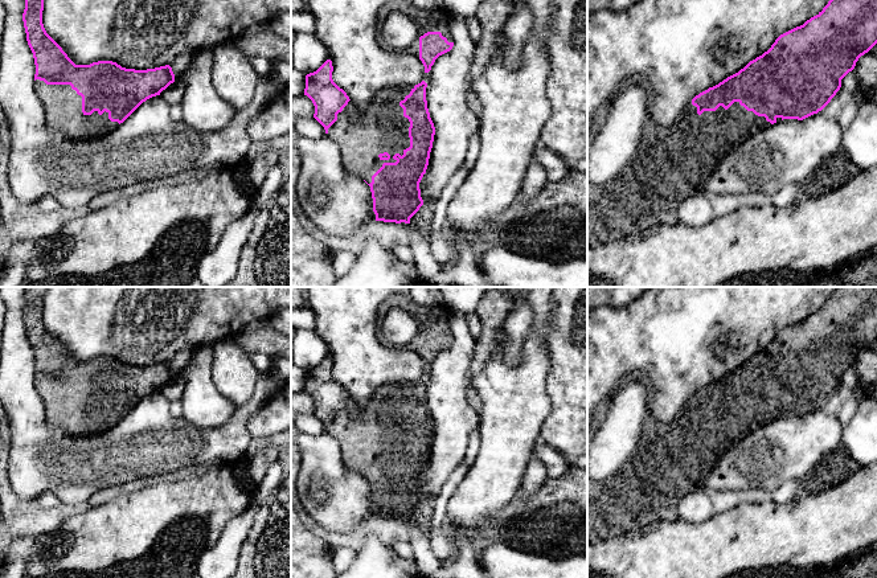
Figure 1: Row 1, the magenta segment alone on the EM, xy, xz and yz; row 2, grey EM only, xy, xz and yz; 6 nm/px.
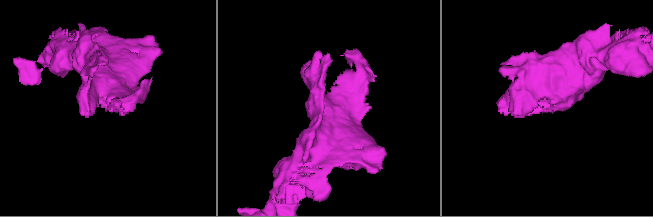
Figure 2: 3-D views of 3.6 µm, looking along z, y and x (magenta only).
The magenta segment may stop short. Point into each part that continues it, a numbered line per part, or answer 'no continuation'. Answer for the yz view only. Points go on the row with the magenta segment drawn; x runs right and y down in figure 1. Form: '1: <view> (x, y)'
1: yz (672, 163)

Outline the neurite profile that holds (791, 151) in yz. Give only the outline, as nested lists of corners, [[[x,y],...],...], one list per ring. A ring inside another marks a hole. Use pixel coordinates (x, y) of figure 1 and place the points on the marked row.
[[[814,114],[803,120],[783,119],[738,143],[712,171],[704,192],[716,194],[765,193],[773,196],[787,184],[803,184],[821,164],[841,151],[837,120]]]

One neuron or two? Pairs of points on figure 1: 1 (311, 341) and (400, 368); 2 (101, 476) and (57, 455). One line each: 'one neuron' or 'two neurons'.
1: two neurons
2: one neuron

